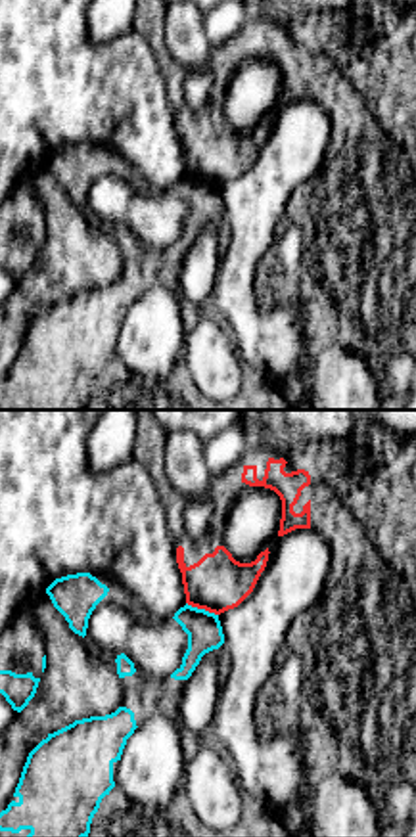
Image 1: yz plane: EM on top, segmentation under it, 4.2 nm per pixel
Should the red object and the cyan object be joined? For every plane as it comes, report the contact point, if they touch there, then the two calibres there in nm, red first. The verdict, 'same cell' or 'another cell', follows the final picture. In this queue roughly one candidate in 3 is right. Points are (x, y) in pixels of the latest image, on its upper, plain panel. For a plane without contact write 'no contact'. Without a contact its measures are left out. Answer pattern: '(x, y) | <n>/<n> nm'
(202, 179) | 240/150 nm

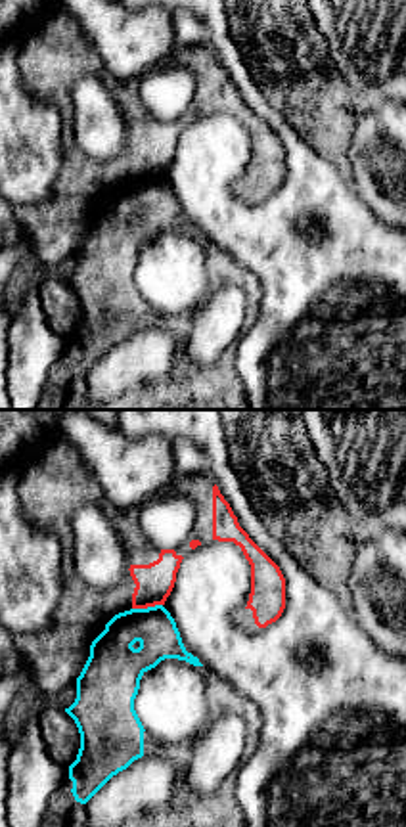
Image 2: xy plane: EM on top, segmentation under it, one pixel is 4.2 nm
(146, 178) | 160/190 nm

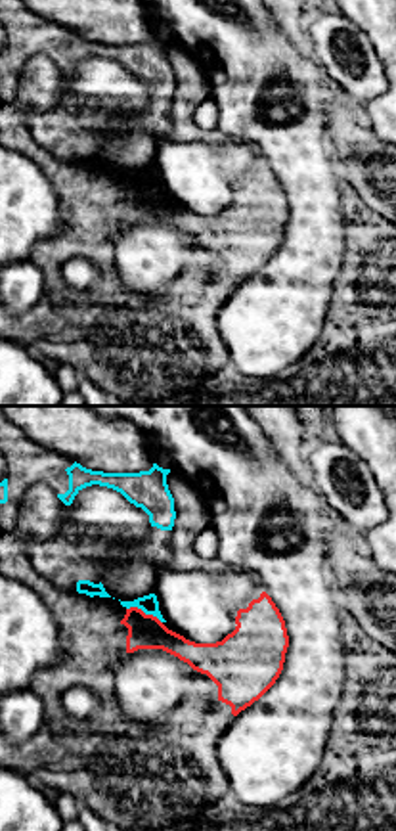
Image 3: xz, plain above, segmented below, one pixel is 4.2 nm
(142, 182) | 140/80 nm

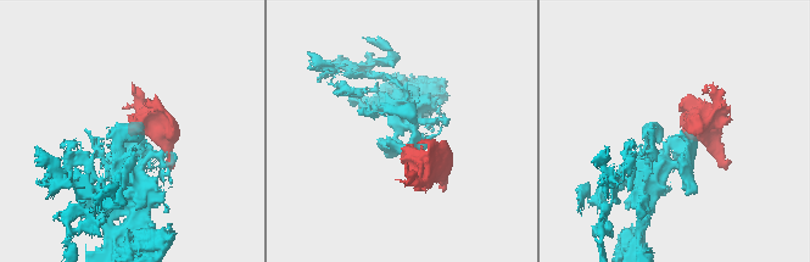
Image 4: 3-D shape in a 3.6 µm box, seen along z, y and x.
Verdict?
another cell

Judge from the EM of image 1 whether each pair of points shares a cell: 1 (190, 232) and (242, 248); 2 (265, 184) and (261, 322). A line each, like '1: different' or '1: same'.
1: different
2: same

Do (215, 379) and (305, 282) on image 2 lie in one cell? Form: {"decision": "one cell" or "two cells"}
{"decision": "two cells"}

